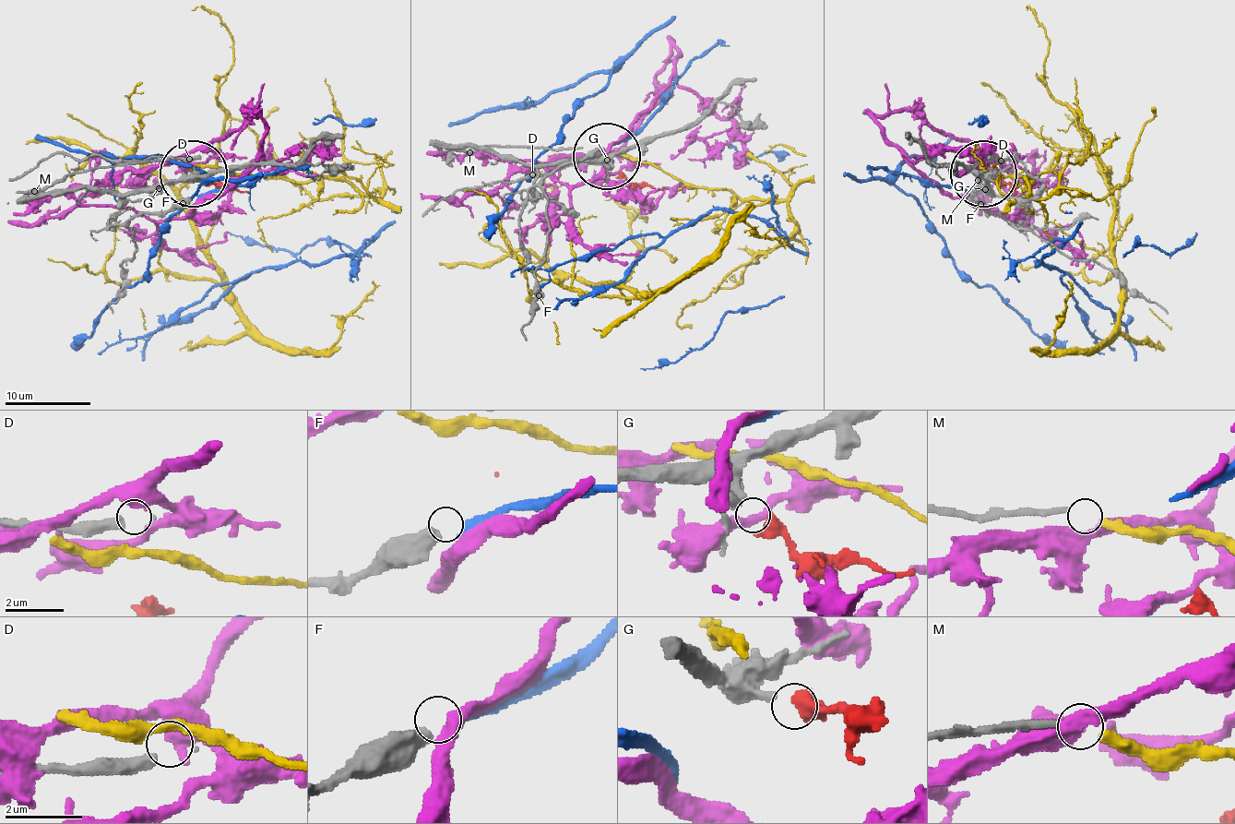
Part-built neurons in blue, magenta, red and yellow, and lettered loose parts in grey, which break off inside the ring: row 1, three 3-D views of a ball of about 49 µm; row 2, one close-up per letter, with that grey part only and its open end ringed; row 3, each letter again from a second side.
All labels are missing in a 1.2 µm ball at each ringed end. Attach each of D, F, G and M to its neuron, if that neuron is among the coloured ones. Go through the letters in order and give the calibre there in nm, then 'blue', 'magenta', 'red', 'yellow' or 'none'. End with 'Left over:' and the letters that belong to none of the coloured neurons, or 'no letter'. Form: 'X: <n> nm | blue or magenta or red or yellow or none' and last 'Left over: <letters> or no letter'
D: 360 nm | none
F: 550 nm | blue
G: 280 nm | red
M: 200 nm | yellow
Left over: D

